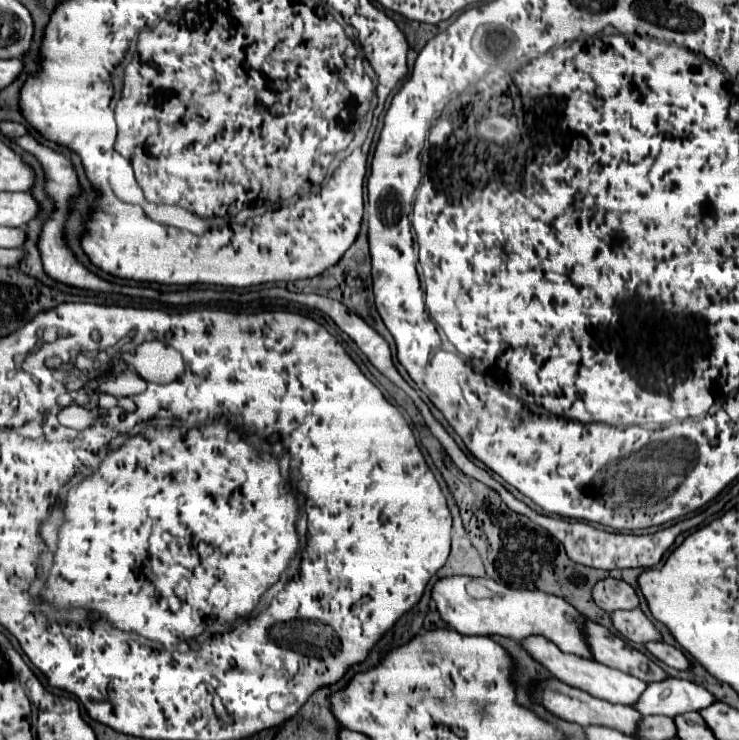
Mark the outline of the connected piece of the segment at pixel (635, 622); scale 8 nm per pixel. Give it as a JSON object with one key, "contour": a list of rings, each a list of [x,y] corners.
{"contour":[[[636,608],[636,612],[614,612],[612,622],[616,630],[634,644],[662,642],[660,630],[644,616],[640,608]]]}

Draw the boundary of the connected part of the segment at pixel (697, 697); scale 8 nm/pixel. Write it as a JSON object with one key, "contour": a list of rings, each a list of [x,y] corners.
{"contour":[[[668,678],[664,682],[648,684],[640,704],[634,708],[644,714],[662,714],[662,716],[680,716],[686,712],[700,712],[714,704],[716,698],[704,688],[688,680]]]}

